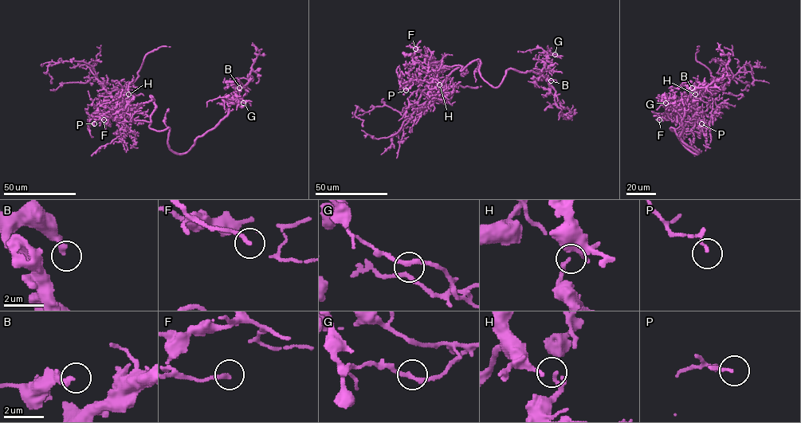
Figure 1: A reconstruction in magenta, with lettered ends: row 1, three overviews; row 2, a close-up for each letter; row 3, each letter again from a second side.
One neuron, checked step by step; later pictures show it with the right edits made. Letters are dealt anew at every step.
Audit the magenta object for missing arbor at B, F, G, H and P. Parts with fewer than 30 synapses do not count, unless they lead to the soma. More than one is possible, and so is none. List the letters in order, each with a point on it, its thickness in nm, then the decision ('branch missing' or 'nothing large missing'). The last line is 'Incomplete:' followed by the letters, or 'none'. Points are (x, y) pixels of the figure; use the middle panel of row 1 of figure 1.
B: place (551, 80); calibre 280 nm; nothing large missing
F: place (415, 48); calibre 200 nm; nothing large missing
G: place (555, 54); calibre 200 nm; nothing large missing
H: place (439, 84); calibre 140 nm; nothing large missing
P: place (406, 90); calibre 120 nm; nothing large missing
Incomplete: none

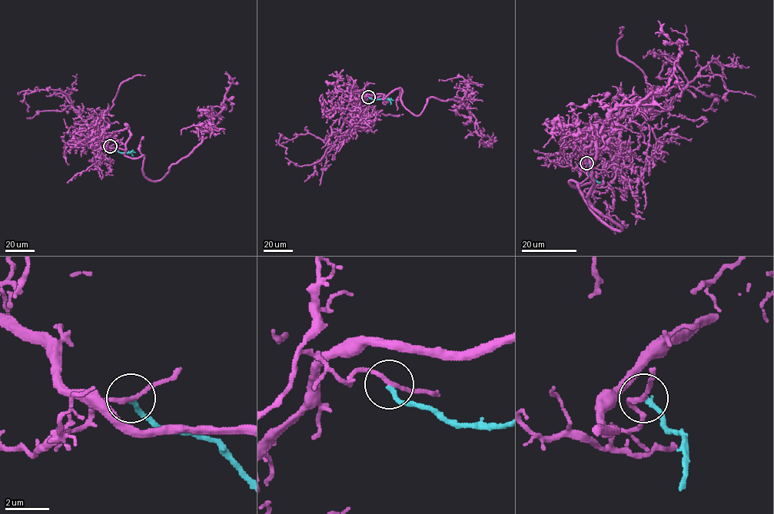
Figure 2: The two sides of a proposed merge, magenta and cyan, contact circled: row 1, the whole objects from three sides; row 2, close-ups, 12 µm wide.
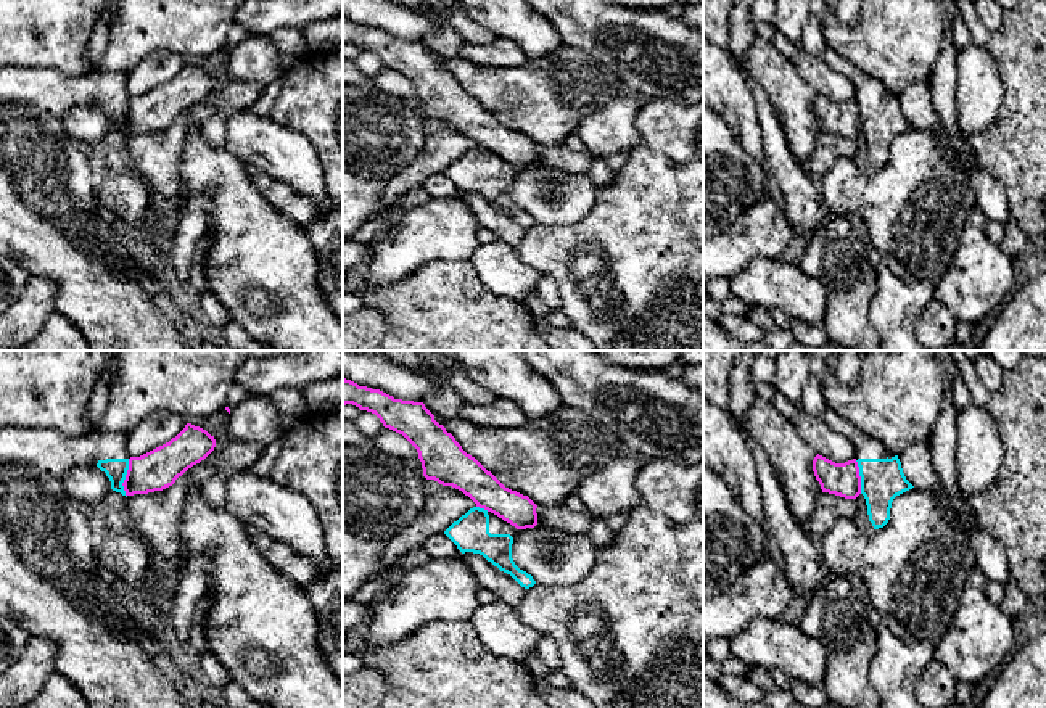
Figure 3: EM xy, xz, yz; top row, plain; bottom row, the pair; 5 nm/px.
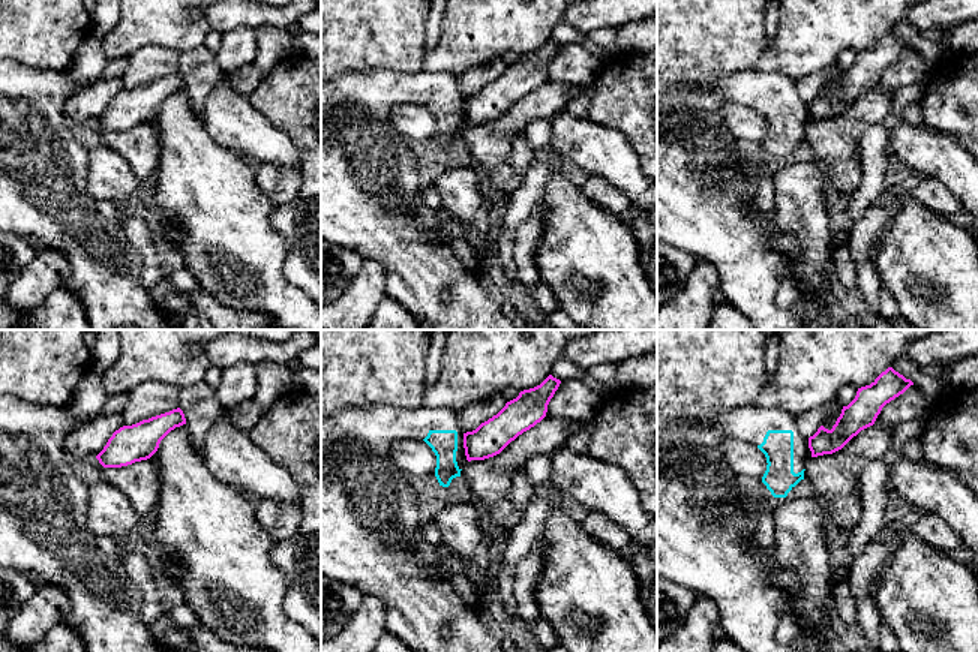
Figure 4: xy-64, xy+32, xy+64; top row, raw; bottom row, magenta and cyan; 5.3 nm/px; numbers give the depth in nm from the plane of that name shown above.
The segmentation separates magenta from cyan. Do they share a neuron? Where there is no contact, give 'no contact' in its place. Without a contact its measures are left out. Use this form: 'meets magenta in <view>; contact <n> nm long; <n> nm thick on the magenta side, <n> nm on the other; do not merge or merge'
meets magenta in xy; contact 190 nm long; 200 nm thick on the magenta side, 110 nm on the other; do not merge

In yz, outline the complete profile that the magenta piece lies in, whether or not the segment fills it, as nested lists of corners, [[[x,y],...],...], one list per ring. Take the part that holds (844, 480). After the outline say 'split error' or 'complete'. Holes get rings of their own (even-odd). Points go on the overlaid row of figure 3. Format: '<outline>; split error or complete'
[[[817,454],[813,460],[813,471],[822,492],[845,499],[856,499],[861,494],[861,476],[856,459],[835,463]]]; complete

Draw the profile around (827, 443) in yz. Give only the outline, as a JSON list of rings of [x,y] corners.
[[[798,409],[792,423],[800,436],[813,446],[819,455],[835,463],[845,463],[855,459],[855,446],[842,433],[832,430],[822,418]]]

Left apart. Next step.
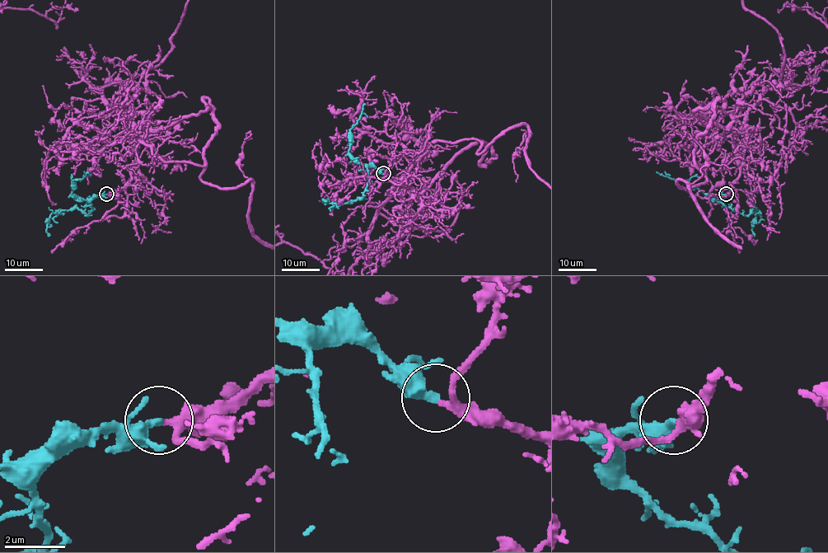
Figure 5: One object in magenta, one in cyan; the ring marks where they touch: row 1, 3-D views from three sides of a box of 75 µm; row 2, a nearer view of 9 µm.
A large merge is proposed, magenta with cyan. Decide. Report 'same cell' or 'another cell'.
same cell

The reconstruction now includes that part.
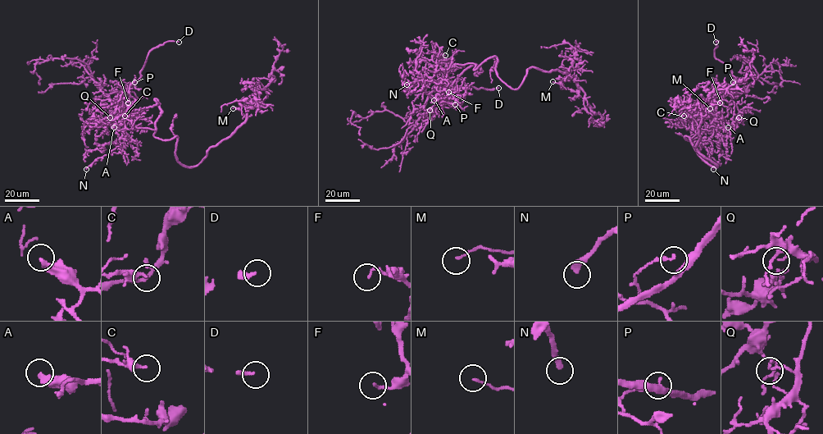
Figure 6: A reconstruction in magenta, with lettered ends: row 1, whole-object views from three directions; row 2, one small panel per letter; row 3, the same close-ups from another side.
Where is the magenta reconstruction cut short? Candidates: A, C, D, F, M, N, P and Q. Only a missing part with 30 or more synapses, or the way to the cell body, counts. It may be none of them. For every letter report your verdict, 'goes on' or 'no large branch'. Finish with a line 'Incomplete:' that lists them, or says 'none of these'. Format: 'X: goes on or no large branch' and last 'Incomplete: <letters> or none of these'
A: goes on
C: no large branch
D: goes on
F: no large branch
M: no large branch
N: goes on
P: no large branch
Q: no large branch
Incomplete: A, D, N

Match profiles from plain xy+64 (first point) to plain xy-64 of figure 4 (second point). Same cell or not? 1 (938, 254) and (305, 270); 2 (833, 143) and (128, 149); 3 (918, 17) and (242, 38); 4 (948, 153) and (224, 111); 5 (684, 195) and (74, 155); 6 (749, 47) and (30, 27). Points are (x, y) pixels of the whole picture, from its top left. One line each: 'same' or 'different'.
1: different
2: same
3: different
4: same
5: same
6: same

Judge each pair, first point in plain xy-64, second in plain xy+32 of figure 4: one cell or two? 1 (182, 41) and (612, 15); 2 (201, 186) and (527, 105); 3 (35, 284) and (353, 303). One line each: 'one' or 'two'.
1: two
2: two
3: one

